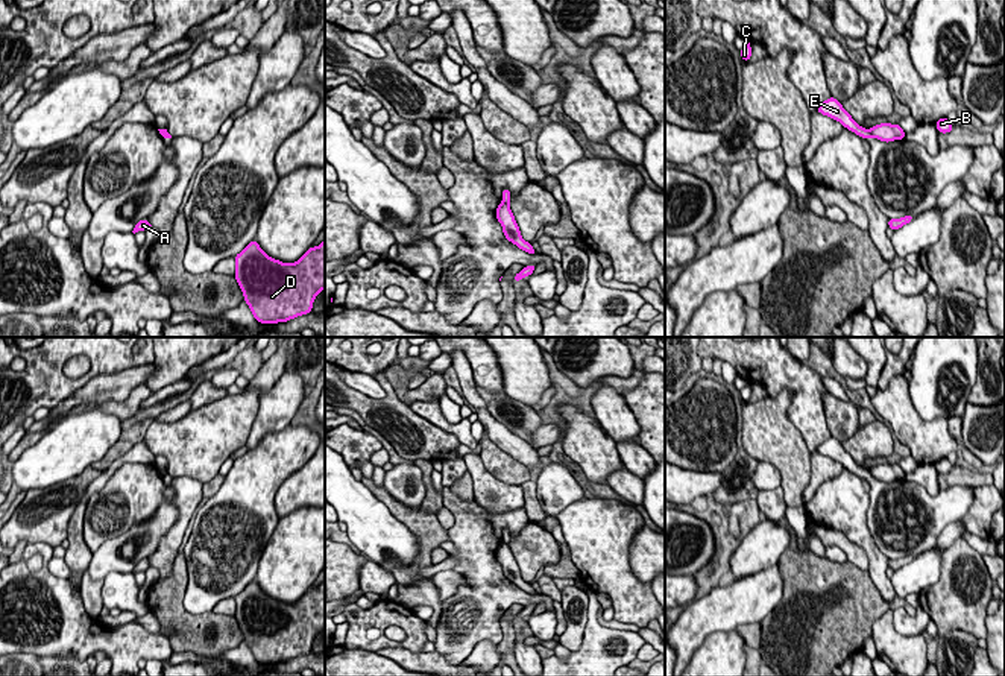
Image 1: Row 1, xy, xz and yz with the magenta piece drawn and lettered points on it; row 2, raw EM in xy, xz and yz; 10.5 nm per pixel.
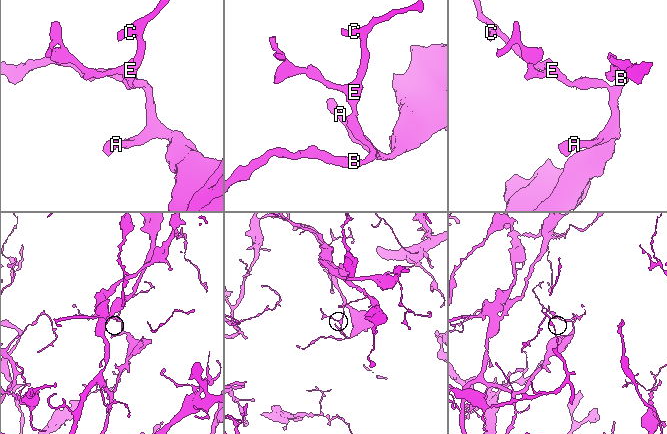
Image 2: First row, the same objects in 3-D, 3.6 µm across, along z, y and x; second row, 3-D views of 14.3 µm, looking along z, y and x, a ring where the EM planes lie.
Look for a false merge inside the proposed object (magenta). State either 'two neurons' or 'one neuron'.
two neurons

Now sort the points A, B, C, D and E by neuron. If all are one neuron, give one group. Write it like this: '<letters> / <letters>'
A B D / C E

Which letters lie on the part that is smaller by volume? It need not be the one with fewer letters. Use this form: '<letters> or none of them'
C, E

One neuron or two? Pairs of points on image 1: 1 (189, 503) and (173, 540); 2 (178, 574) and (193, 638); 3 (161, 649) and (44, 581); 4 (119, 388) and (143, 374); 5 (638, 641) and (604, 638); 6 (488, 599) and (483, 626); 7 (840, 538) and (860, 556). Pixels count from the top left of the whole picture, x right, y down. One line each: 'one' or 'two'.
1: one
2: one
3: one
4: one
5: one
6: one
7: one

